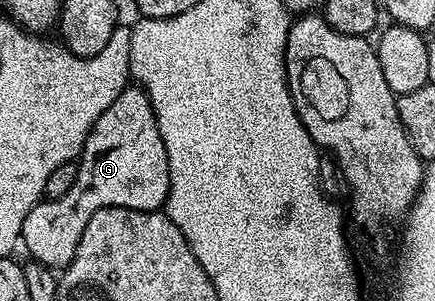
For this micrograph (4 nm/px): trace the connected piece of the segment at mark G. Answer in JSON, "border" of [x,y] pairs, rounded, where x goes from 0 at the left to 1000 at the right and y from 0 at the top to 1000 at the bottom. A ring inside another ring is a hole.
{"border":[[[294,289],[241,355],[234,382],[214,409],[205,449],[191,478],[191,505],[177,525],[182,565],[177,595],[168,595],[168,621],[140,648],[140,661],[92,664],[74,688],[67,714],[57,714],[53,744],[51,824],[71,837],[78,864],[110,880],[113,890],[143,900],[166,867],[177,834],[177,807],[214,714],[223,701],[246,694],[255,681],[285,681],[290,694],[345,694],[366,701],[382,684],[389,608],[389,515],[379,502],[379,475],[370,462],[370,435],[361,422],[356,372],[347,332],[324,289]]]}

